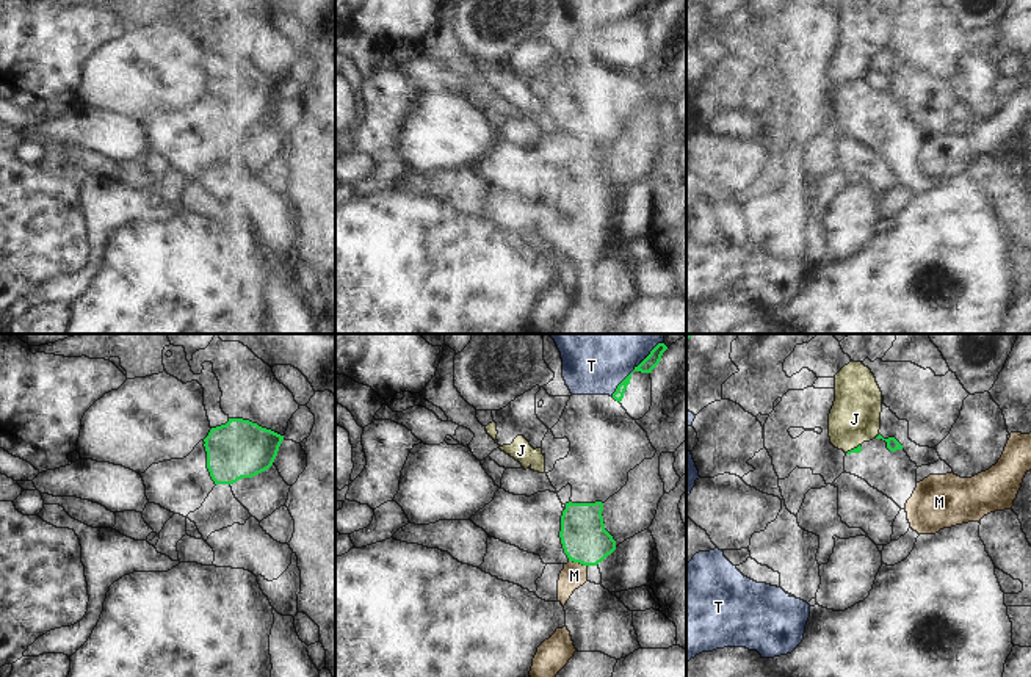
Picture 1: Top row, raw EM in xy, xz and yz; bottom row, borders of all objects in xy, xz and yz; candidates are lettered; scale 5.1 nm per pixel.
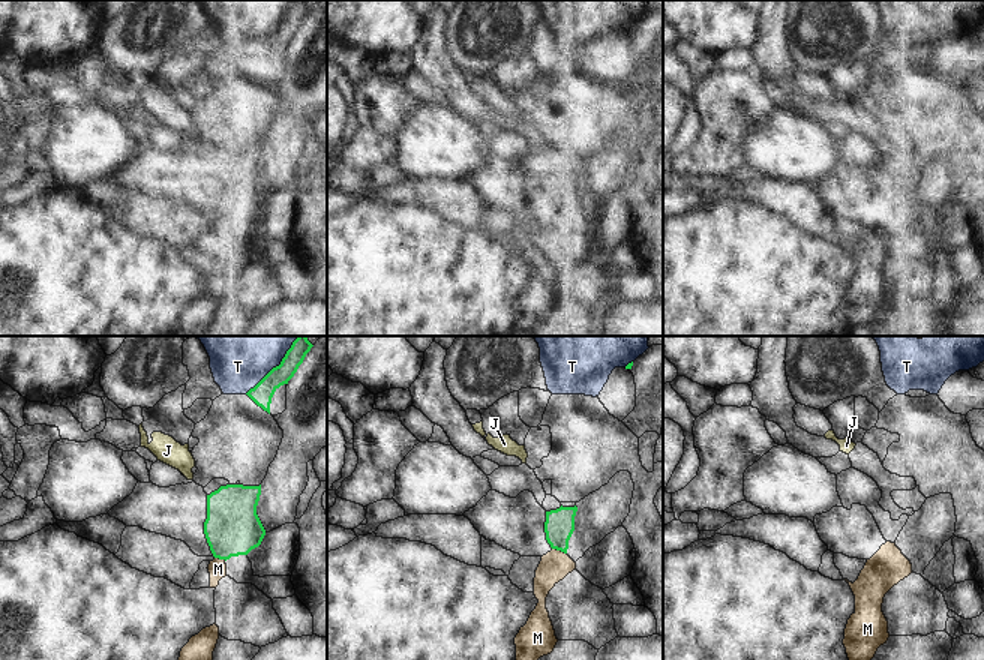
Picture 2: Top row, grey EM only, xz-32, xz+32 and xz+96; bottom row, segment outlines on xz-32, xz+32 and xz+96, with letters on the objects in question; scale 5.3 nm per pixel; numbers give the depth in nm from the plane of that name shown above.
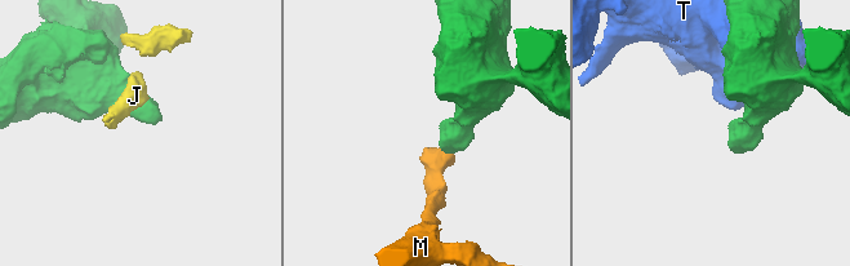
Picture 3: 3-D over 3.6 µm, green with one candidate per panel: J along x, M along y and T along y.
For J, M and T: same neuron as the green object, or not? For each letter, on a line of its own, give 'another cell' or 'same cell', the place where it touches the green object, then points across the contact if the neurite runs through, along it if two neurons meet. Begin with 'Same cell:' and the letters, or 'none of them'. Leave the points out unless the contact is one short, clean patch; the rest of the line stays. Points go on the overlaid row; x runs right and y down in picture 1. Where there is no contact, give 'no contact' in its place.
Same cell: none of them
J: another cell; meets green in yz at (854, 448)
M: another cell; meets green in xz at (578, 561); border along xz (569, 560), (588, 566)
T: another cell; meets green in xz at (636, 367)

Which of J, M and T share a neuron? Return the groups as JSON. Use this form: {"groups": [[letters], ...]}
{"groups": [["J"], ["M"], ["T"]]}

